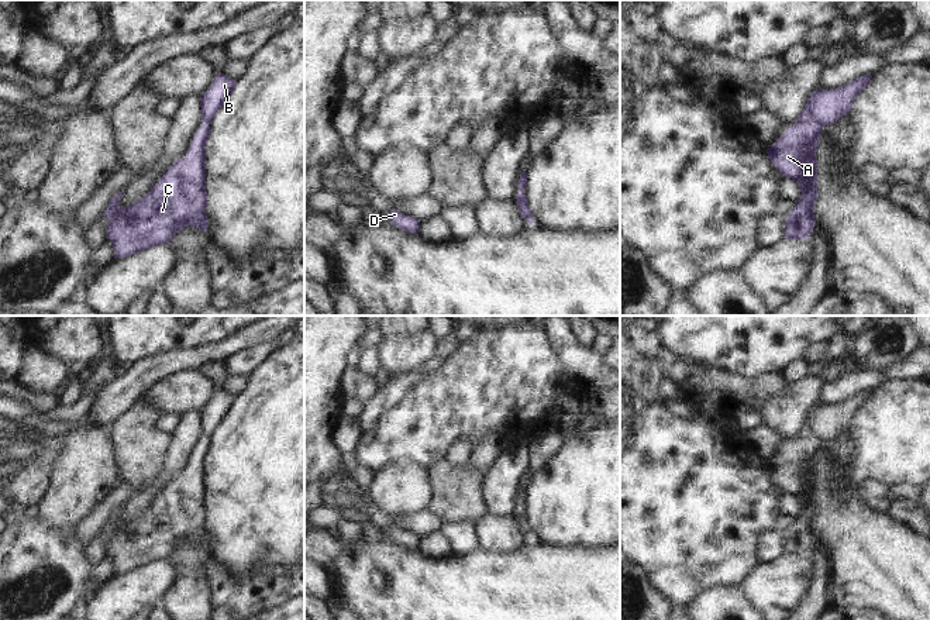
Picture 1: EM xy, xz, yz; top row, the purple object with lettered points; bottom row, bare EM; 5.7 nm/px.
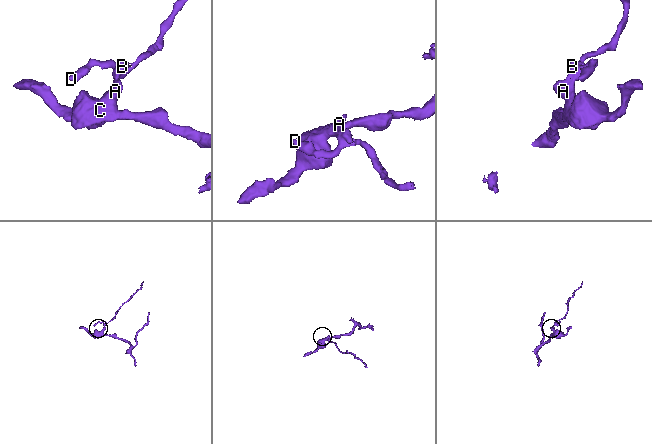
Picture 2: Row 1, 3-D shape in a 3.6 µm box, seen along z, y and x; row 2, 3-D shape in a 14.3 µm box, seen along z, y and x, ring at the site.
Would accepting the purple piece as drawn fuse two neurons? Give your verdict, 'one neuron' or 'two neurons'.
one neuron

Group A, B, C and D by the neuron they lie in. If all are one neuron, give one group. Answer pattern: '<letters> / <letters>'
A B C D

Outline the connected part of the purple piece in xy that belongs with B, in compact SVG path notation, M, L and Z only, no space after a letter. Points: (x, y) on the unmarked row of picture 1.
M217 389L210 404L200 413L203 440L189 466L178 475L159 497L137 519L120 523L121 506L101 533L108 535L106 554L111 555L114 574L127 574L151 562L169 559L185 542L209 547L206 530L206 459L209 440L231 411L237 397Z

